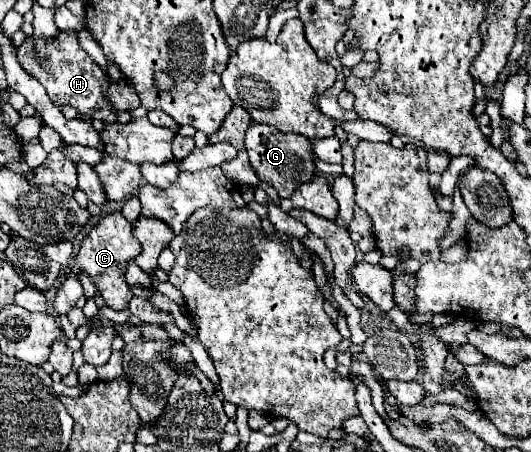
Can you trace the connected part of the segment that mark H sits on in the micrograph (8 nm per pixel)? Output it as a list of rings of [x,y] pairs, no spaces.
[[[64,31],[56,39],[34,39],[26,37],[22,45],[16,47],[16,57],[34,79],[42,83],[52,103],[62,109],[64,105],[74,107],[82,115],[96,117],[104,123],[114,123],[120,111],[132,111],[140,105],[136,89],[130,81],[114,81],[108,73],[92,61],[92,57],[80,47],[76,31]]]

